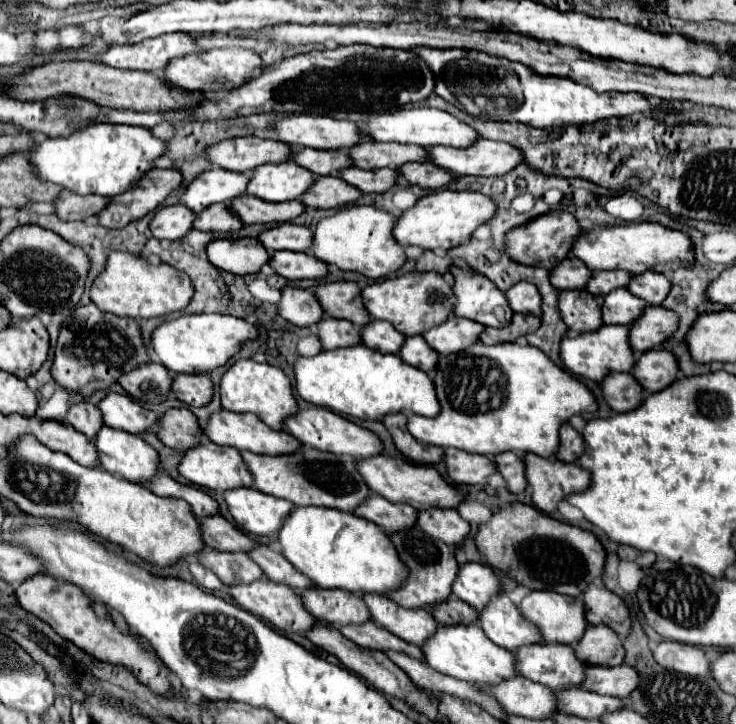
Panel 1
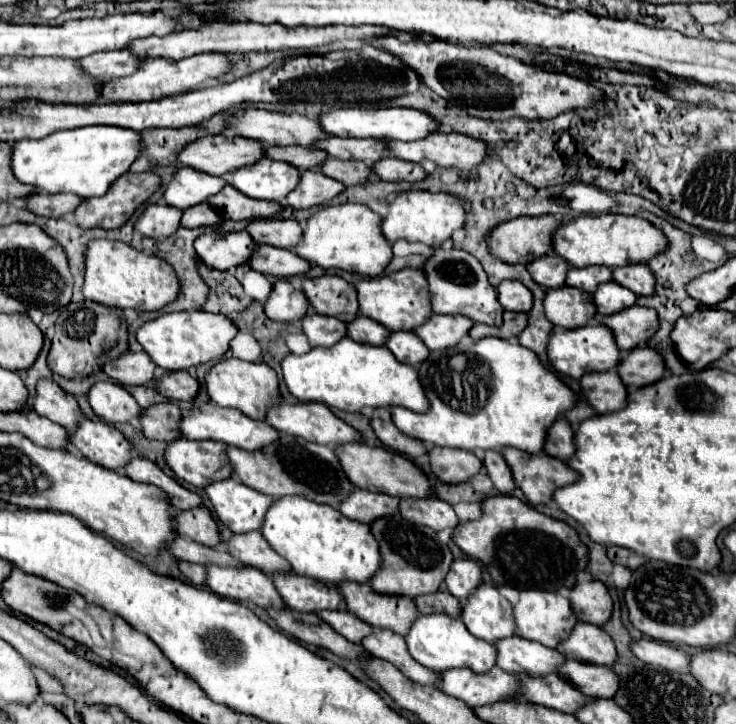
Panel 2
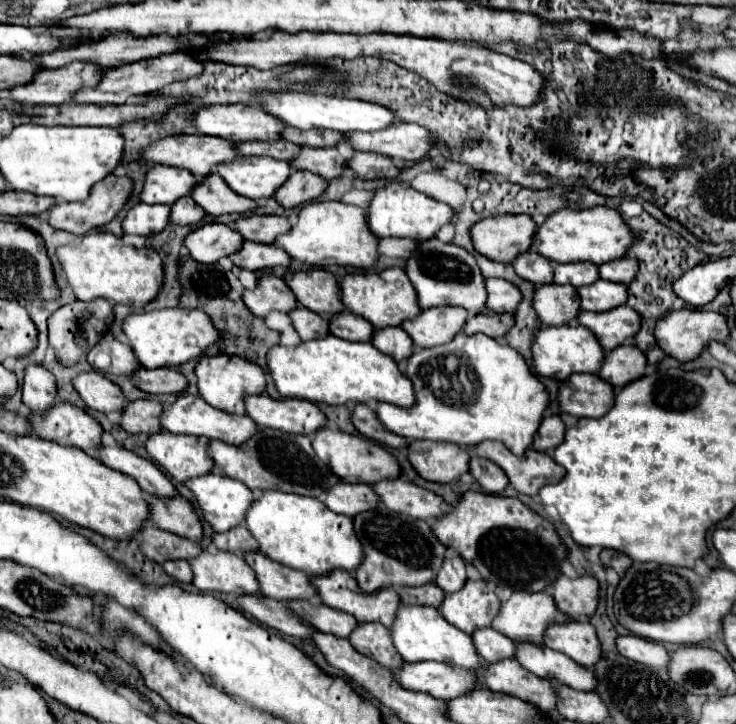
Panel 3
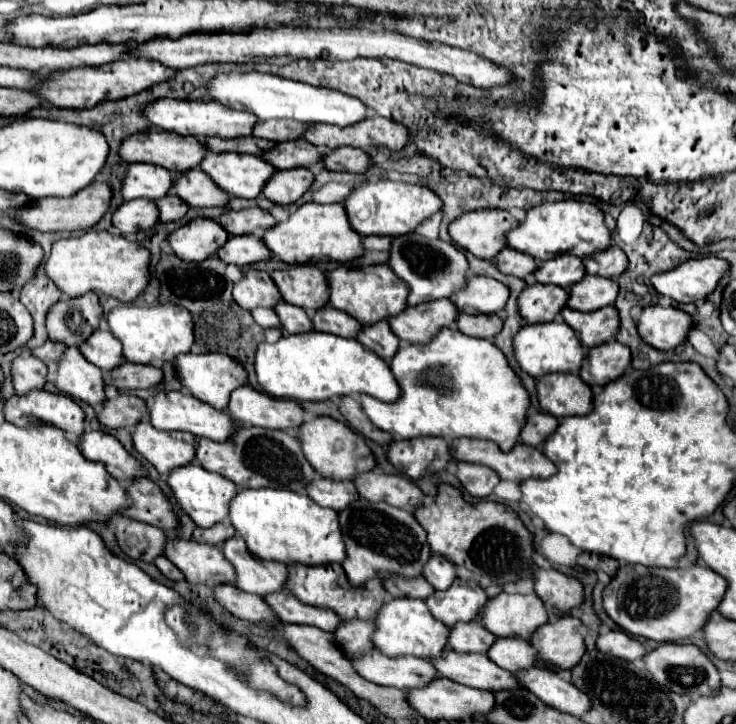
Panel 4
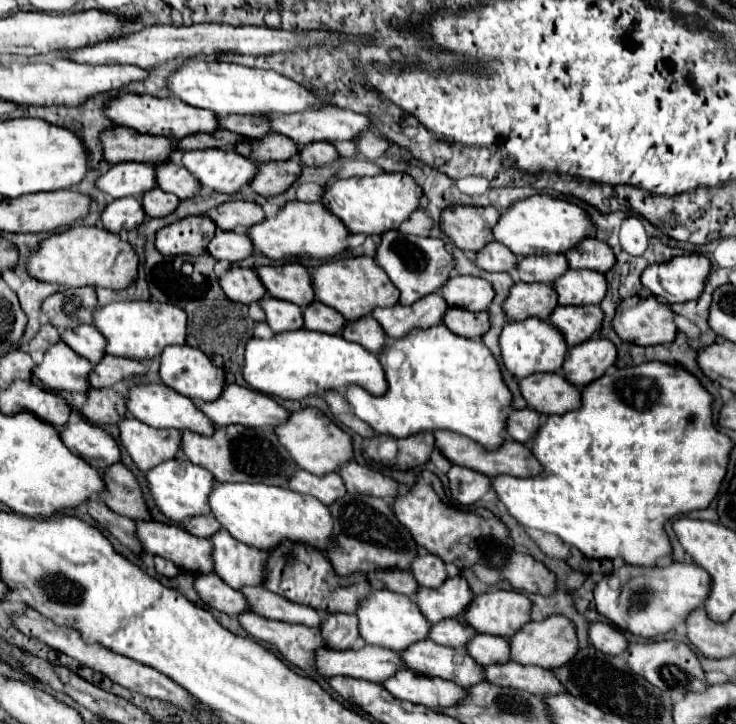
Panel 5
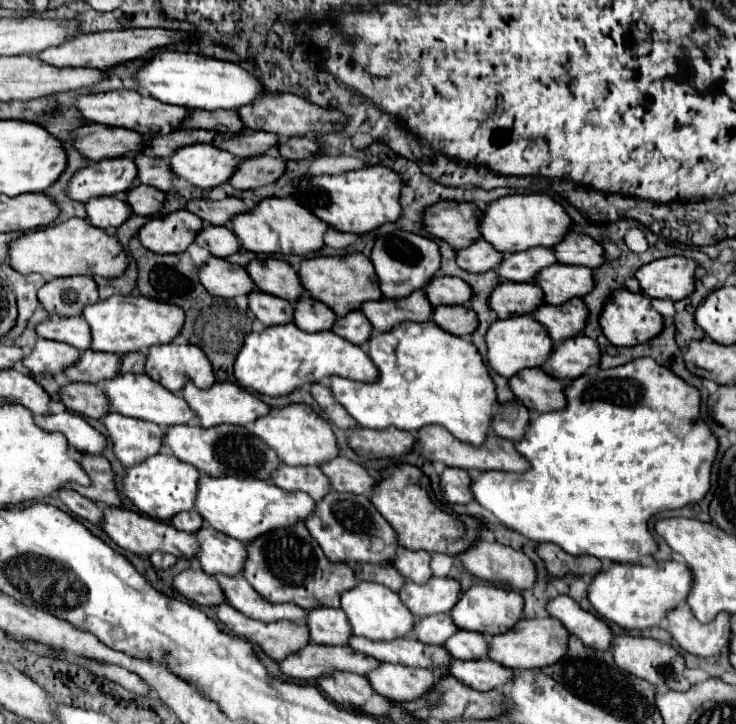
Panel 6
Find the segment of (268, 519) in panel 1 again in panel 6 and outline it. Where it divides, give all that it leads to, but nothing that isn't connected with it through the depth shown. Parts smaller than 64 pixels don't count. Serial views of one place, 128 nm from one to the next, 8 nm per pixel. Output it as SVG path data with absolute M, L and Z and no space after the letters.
M156 454L148 458L146 462L128 468L124 478L124 494L148 516L156 520L170 522L172 516L176 516L182 510L192 510L196 492L198 492L198 480L200 470L192 468L190 464L184 464L168 454Z

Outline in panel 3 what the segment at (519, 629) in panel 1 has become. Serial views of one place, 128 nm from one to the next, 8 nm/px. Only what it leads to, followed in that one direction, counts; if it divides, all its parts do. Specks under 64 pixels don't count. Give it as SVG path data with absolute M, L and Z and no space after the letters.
M468 580L460 592L446 594L440 614L462 632L472 634L476 628L490 628L498 610L500 600L488 584Z

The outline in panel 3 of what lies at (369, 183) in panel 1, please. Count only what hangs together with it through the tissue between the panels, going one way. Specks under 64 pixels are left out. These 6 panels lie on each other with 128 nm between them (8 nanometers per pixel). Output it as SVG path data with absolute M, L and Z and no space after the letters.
M302 148L290 164L298 170L308 170L326 180L334 180L342 176L348 160L336 148Z

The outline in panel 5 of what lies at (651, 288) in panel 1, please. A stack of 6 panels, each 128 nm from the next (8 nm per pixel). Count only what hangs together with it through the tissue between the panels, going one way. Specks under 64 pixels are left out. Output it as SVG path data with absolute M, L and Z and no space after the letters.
M586 238L582 244L566 252L570 268L588 268L596 272L608 272L612 264L616 264L616 256L612 248L598 240L598 238Z

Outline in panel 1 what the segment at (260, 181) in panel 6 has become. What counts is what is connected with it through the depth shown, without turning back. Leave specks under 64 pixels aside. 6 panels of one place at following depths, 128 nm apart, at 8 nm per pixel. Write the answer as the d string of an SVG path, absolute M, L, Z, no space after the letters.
M320 176L316 178L314 186L300 196L308 208L340 208L346 204L354 204L362 192L358 188L352 188L348 182L340 180L340 176Z

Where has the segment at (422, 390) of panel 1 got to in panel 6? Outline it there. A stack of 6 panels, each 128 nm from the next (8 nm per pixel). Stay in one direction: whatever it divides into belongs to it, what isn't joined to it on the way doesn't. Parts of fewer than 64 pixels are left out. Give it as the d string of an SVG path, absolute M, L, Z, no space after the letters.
M284 324L284 326L272 326L264 332L248 334L244 340L244 346L236 358L234 376L246 390L266 394L266 396L286 396L292 394L302 384L314 384L322 382L330 376L344 376L360 382L372 382L376 380L376 364L368 360L368 354L336 336L334 332L304 332L296 324Z

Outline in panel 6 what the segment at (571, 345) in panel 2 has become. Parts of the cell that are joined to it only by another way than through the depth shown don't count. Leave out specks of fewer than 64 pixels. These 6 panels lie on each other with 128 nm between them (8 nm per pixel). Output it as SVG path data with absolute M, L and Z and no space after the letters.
M532 314L496 320L486 334L486 344L488 344L490 366L504 378L512 378L516 372L520 372L524 368L536 368L536 366L540 368L554 350L552 338L548 336L548 330L544 328L544 324L534 320Z

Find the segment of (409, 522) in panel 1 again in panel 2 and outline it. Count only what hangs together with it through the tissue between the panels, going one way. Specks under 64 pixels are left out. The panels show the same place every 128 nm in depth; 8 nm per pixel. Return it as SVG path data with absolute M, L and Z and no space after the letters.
M356 488L348 500L344 500L338 510L352 520L366 522L370 524L372 520L378 520L380 516L392 516L398 510L400 498L392 498L388 494L378 494L378 492L368 492Z

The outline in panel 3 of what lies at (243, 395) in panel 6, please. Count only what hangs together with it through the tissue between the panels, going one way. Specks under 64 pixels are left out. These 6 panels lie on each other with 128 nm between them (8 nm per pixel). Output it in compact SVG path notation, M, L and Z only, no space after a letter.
M266 394L262 396L248 396L246 398L248 416L266 428L276 428L292 434L306 434L314 436L320 428L328 424L324 412L308 400L284 398L274 400Z

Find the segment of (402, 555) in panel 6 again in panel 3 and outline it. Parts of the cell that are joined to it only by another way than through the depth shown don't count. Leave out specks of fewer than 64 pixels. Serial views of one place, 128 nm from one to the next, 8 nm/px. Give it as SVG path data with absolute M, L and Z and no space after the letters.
M448 548L446 560L444 560L444 566L438 572L436 584L444 592L456 592L466 584L466 580L468 580L466 564L460 560L460 554L456 554L452 548Z

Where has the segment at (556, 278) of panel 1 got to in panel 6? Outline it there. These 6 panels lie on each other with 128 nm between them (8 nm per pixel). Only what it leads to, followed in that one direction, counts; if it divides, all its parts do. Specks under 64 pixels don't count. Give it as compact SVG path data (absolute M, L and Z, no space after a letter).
M478 238L472 248L464 248L458 252L458 264L468 272L488 272L500 266L500 260L504 260L504 254L492 248L484 238Z

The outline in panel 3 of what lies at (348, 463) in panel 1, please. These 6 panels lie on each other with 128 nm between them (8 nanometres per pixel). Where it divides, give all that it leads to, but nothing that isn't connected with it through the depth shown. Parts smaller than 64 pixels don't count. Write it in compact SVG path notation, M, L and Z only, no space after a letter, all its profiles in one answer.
M262 428L242 446L228 446L220 440L210 442L210 456L226 476L244 482L250 490L280 490L324 500L324 492L338 484L340 478L314 454L310 436L286 434L282 430Z

